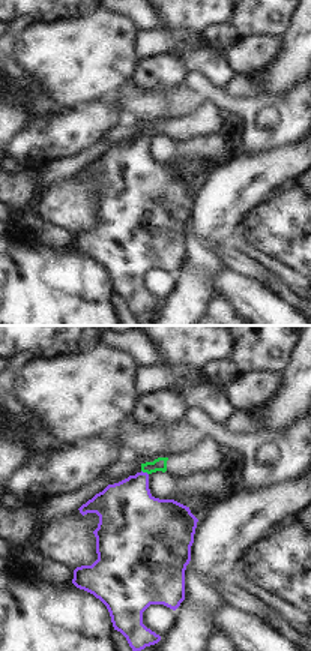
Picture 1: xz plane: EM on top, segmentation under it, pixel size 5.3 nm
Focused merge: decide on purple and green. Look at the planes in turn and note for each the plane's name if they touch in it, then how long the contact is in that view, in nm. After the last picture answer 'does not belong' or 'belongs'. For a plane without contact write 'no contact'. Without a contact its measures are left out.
meets purple in xz; contact 50 nm long

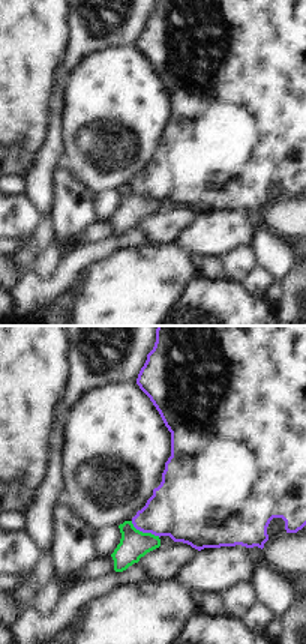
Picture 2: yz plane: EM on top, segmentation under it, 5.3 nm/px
meets purple in yz; contact 180 nm long

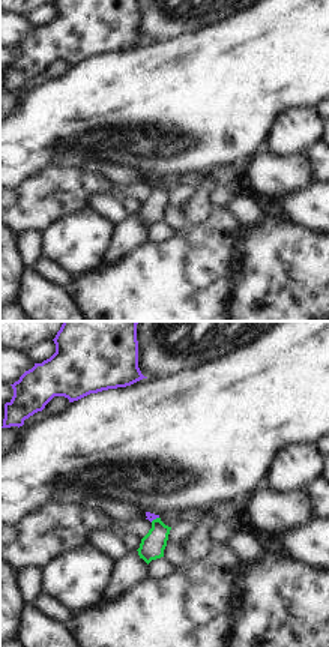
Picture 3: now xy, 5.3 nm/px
meets purple in xy; contact 50 nm long

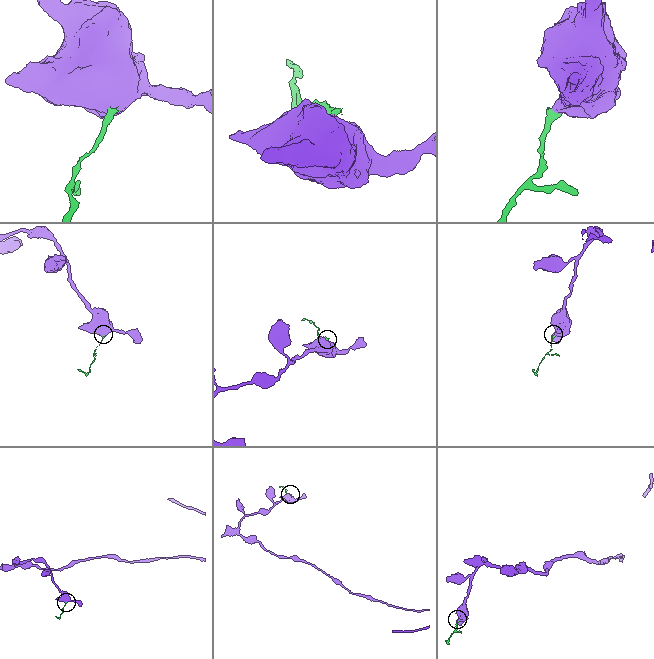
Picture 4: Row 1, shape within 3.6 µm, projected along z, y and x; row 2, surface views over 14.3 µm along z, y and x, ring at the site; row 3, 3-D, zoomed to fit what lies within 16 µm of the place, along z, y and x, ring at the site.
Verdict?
does not belong

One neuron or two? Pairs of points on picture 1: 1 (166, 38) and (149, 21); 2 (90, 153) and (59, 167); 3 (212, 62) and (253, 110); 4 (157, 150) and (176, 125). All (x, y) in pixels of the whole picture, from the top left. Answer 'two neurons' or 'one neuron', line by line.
1: two neurons
2: one neuron
3: two neurons
4: two neurons

